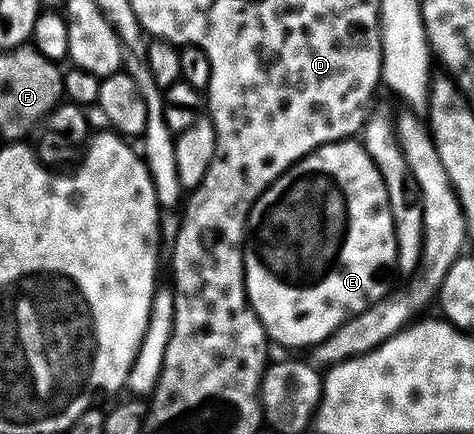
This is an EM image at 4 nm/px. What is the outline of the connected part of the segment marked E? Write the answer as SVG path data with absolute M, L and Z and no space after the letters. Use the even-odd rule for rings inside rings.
M347 139L345 141L333 141L327 145L313 149L308 155L301 157L296 164L288 167L284 175L280 175L264 190L256 199L256 203L250 209L246 220L246 244L244 246L244 267L246 268L246 297L250 300L250 306L256 311L260 323L266 328L267 338L271 342L279 341L282 345L291 345L294 349L313 347L332 331L336 331L349 317L363 313L368 306L381 301L387 296L386 276L396 265L396 235L392 215L388 207L388 195L384 191L384 179L380 179L380 171L372 163L368 151L358 139Z

